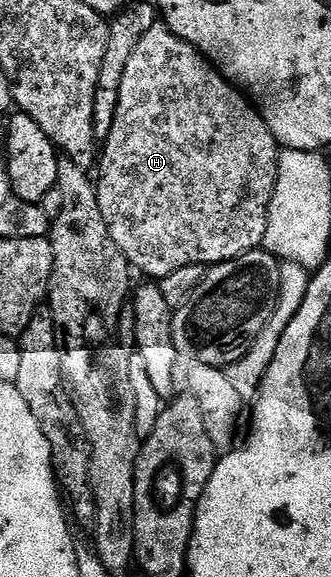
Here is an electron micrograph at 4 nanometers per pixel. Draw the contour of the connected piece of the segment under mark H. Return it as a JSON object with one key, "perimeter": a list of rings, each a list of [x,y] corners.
{"perimeter":[[[156,23],[140,40],[138,47],[131,54],[131,59],[127,62],[122,87],[119,89],[118,109],[115,111],[110,134],[103,140],[103,148],[99,153],[99,164],[95,169],[95,184],[99,211],[103,211],[103,223],[107,223],[107,231],[115,247],[123,251],[123,255],[136,272],[138,269],[139,272],[149,276],[146,278],[160,279],[171,275],[171,271],[179,271],[179,267],[222,265],[225,261],[264,246],[269,204],[277,182],[278,156],[278,143],[253,102],[240,89],[235,88],[218,69],[213,68],[213,64],[198,49],[175,36],[168,25]]]}

